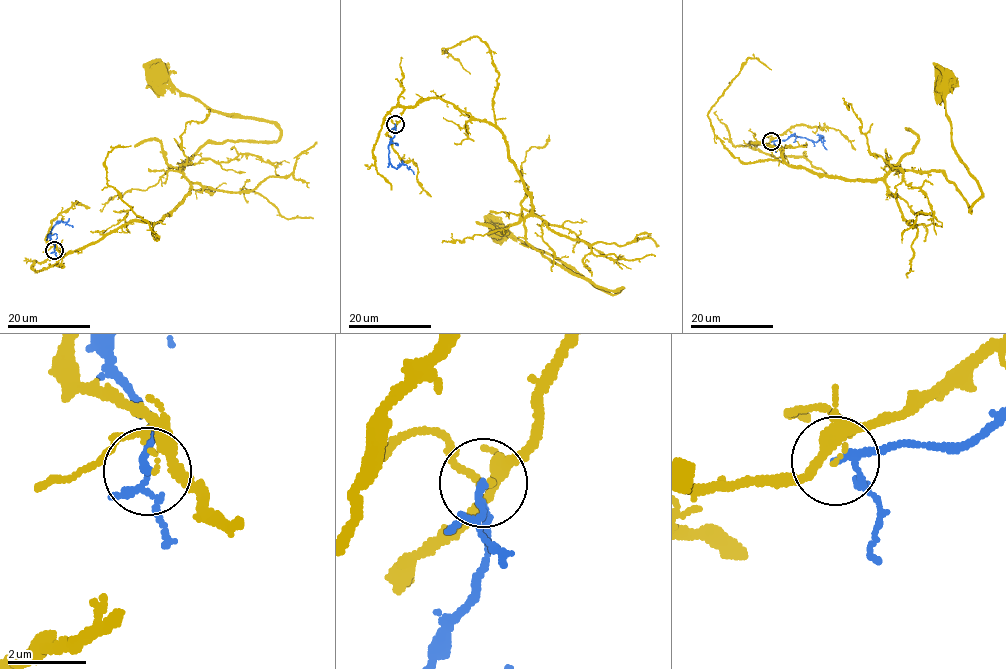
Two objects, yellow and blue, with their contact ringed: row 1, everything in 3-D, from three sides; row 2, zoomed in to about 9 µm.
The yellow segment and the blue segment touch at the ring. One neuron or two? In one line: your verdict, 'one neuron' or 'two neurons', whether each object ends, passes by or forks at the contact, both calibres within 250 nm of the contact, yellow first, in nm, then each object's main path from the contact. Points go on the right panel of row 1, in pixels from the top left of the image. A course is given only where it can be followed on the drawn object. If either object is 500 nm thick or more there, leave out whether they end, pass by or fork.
two neurons; yellow ends; blue passes by; calibres 80 and 130 nm; course yellow (772, 142), (751, 143), (839, 178), (941, 172), (970, 211), (983, 194), (952, 144), (946, 84); course blue (772, 142), (798, 136), (816, 142), (822, 137), (819, 137), (827, 150)

